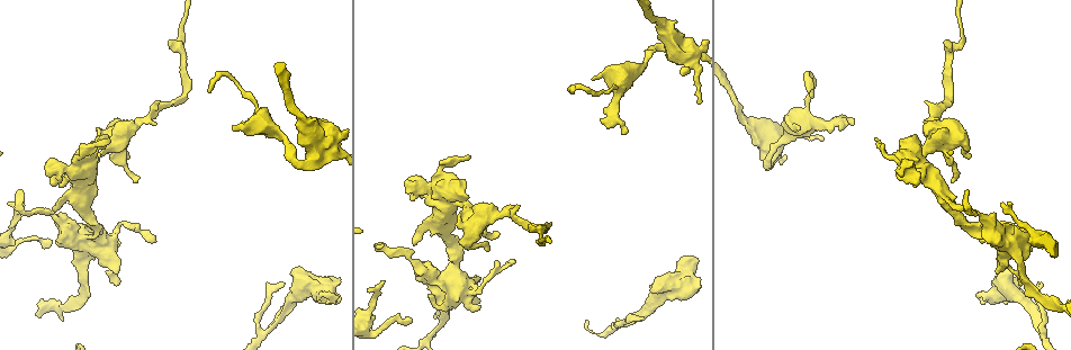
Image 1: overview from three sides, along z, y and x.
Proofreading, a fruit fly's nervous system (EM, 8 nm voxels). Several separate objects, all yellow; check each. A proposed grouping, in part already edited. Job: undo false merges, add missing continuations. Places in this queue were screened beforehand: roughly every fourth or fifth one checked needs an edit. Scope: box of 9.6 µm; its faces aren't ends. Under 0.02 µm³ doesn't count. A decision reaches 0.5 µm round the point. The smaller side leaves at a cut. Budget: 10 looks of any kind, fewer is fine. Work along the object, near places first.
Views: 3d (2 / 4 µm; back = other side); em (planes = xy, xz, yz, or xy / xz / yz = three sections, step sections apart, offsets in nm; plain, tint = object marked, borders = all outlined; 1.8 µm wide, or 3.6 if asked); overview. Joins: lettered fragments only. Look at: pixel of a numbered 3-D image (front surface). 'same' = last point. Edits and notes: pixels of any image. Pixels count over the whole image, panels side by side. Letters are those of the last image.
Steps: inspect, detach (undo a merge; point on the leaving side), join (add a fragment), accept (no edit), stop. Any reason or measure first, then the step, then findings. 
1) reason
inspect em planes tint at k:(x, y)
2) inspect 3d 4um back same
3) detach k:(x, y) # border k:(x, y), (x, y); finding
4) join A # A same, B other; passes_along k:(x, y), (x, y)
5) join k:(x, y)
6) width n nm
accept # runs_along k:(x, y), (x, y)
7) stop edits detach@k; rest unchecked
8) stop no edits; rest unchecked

inspect em planes borders at 1:(644, 318)

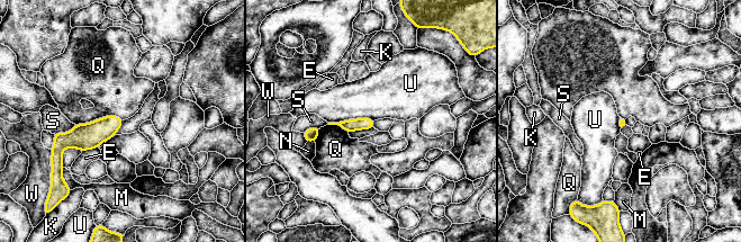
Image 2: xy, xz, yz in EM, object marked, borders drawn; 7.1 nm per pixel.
accept # E other, K other, M other, N other, Q other, S other, U other, W other; border 2:(373, 119), (350, 118), (328, 123); none of them fits

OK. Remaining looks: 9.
calibre changes
inspect em planes tint at 1:(985, 219)

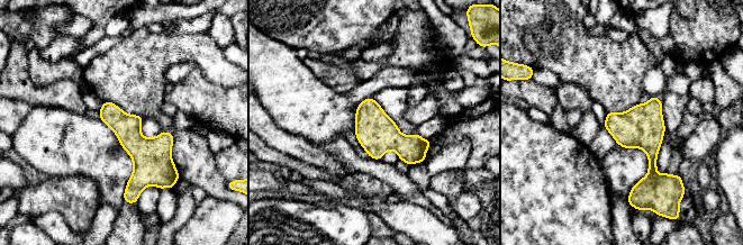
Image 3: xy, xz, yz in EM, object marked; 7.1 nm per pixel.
inspect em planes borders same

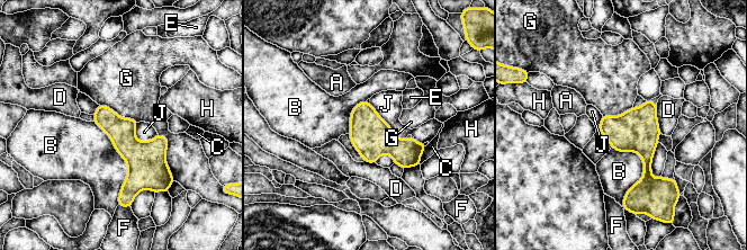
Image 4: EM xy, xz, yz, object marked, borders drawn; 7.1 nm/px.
width 190 nm
accept # A other, B other, C other, D other, E other, F other, G other, H other, J other; one cell here

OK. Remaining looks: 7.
an open end
inspect em yz step 8 tint at 1:(919, 183)

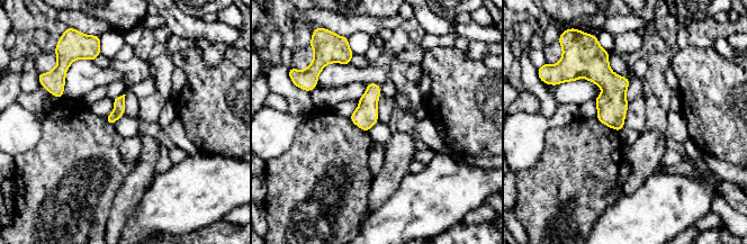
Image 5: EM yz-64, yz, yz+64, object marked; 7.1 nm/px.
cut it another way
inspect em planes borders same

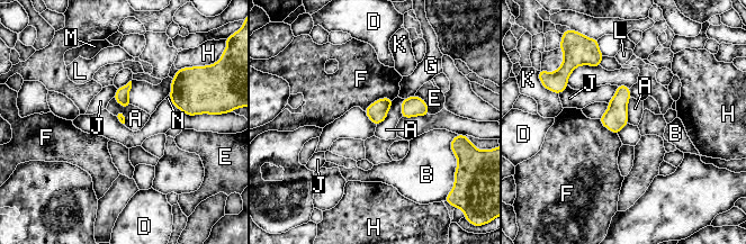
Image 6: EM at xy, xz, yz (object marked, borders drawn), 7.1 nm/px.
longest_contact F 220 nm
accept # A other, B other, D other, E other, F other, G other, H other, J other, K other, L other, M other, N other; border 6:(393, 100), (387, 116), (377, 125); no lettered fragment goes on from it

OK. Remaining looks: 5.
an open end
inspect em 3.6um xy step 8 borders at 1:(621, 133)

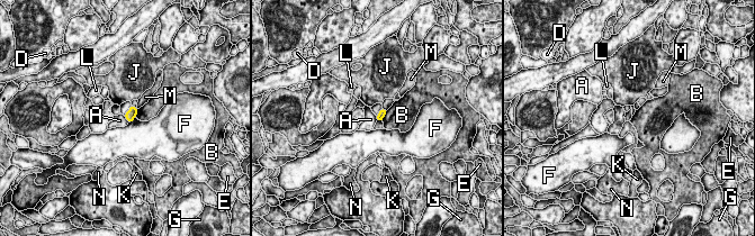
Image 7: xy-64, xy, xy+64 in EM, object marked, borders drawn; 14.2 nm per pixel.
inspect em 3.6um planes borders same

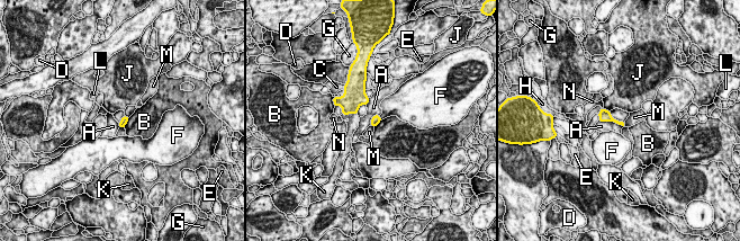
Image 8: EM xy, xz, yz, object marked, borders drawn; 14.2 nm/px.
join K # A other, B other, C other, D other, E other, F other, G other, H other, J other, K same, L other, M other, N other; passes_along 8:(353, 97), (349, 113), (353, 121); it goes on there

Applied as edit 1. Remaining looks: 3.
stop edits join@8; rest unchecked

